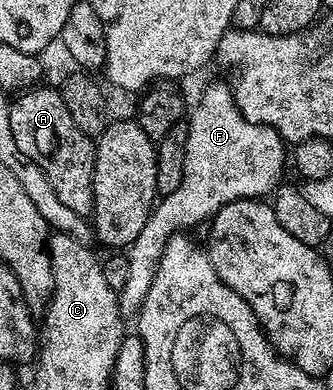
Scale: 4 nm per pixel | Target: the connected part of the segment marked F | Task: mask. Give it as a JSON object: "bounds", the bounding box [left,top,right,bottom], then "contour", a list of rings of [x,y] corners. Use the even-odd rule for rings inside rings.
{"bounds":[118,84,288,317],"contour":[[[210,84],[202,92],[198,105],[193,105],[188,116],[186,130],[186,157],[184,158],[184,182],[180,190],[172,190],[172,194],[161,197],[155,203],[148,222],[144,222],[144,230],[136,234],[136,238],[128,246],[125,253],[128,262],[128,282],[118,293],[118,307],[122,309],[123,317],[137,317],[142,309],[144,298],[152,286],[152,278],[158,269],[160,258],[173,236],[185,233],[186,228],[193,224],[209,221],[224,206],[237,200],[256,200],[266,198],[273,193],[279,184],[283,183],[282,171],[288,168],[288,144],[274,128],[263,124],[253,124],[240,114],[238,105],[234,102],[231,85]]]}

